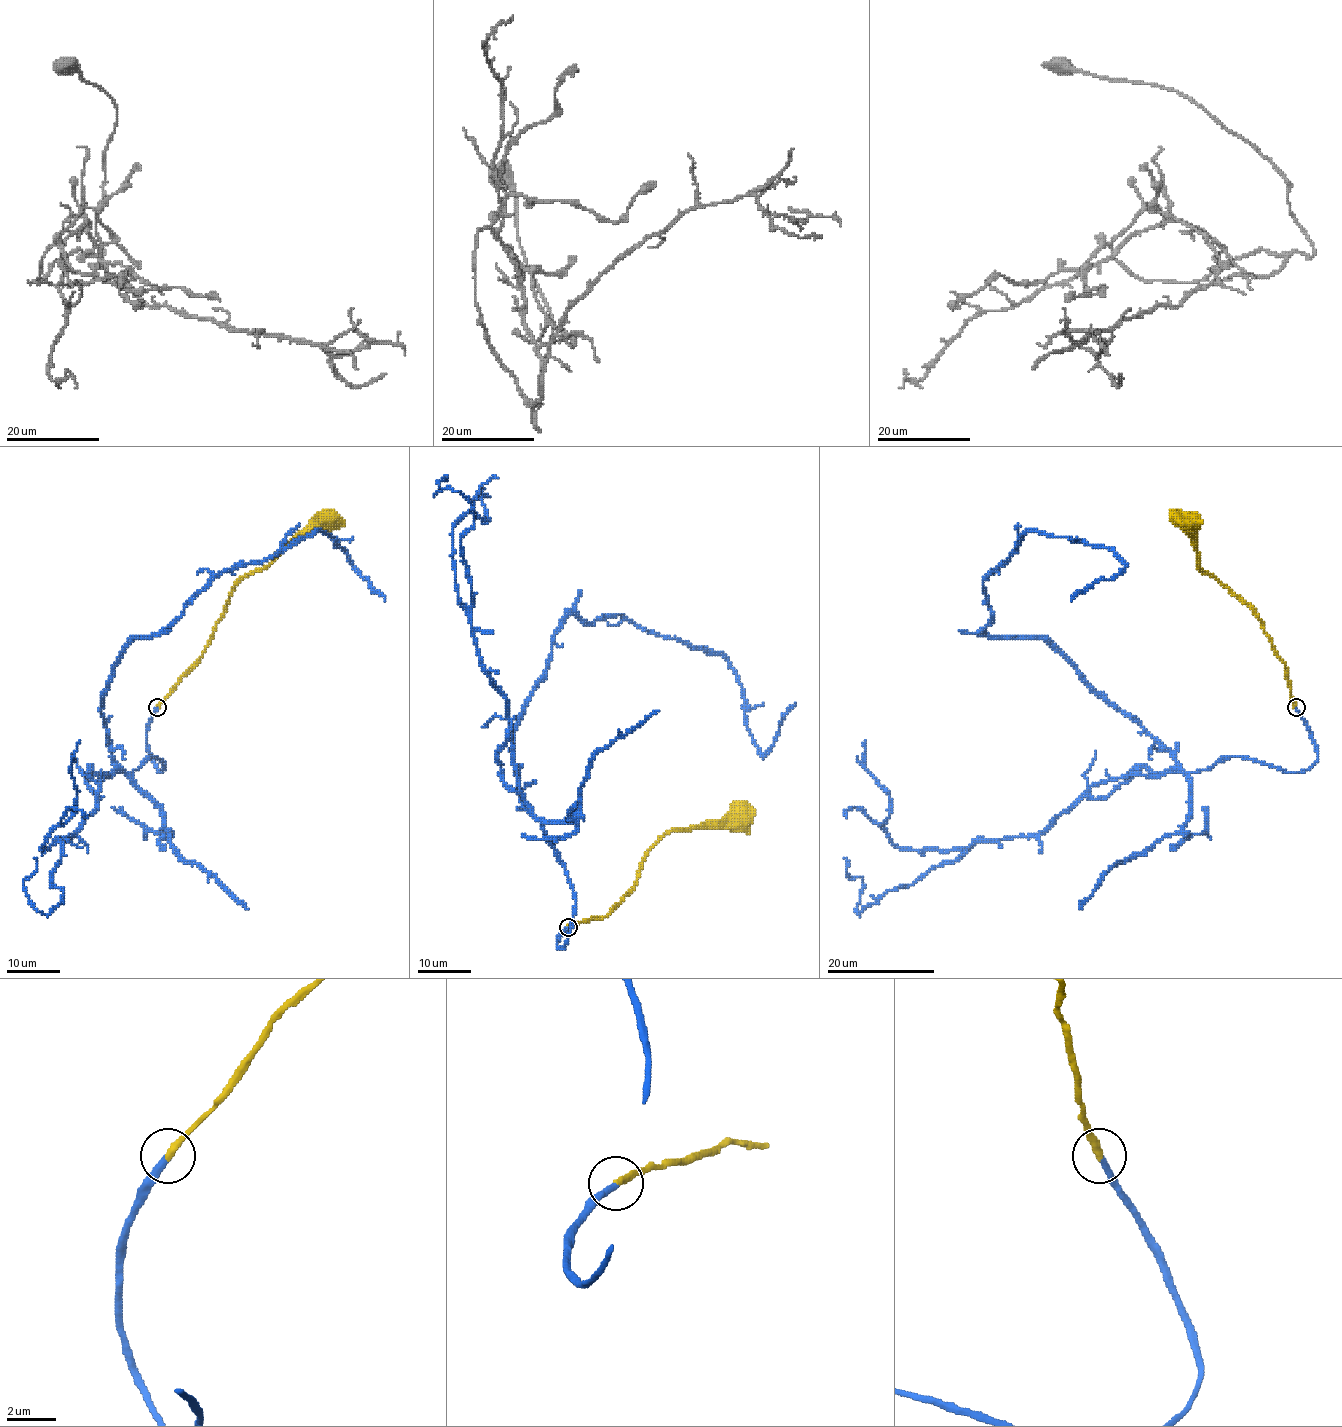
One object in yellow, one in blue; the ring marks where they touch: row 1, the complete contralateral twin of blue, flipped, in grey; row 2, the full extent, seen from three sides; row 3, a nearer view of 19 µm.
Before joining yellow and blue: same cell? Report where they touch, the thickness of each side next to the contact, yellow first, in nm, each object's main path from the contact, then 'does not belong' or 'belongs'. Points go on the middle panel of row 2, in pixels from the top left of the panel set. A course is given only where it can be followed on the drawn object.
place (568, 927); calibres 300 and 280 nm; course yellow (568, 927), (604, 917), (636, 882), (642, 860), (671, 832), (702, 828), (709, 821), (730, 821), (737, 817); course blue (567, 927), (575, 896), (522, 804), (512, 730), (571, 612), (718, 651), (763, 755), (796, 703); belongs

